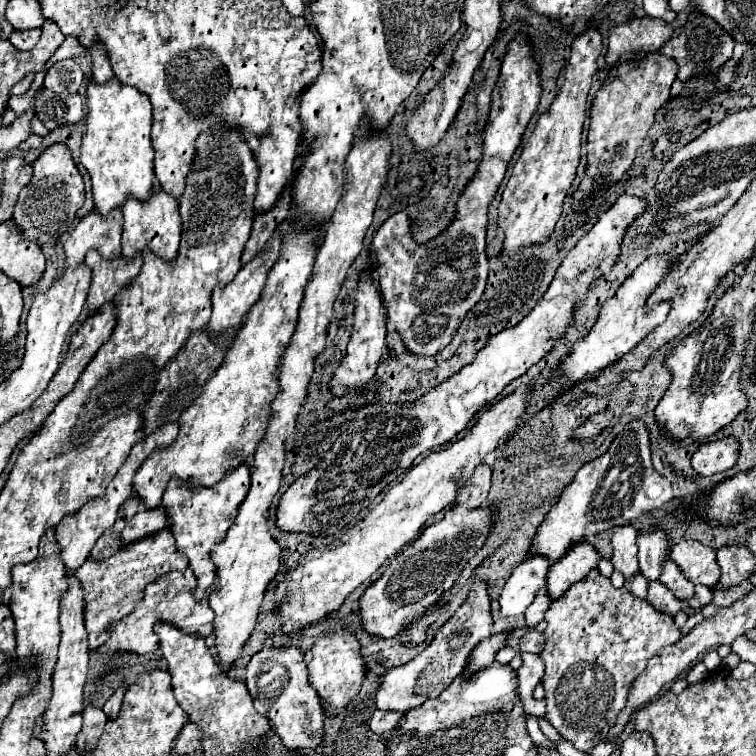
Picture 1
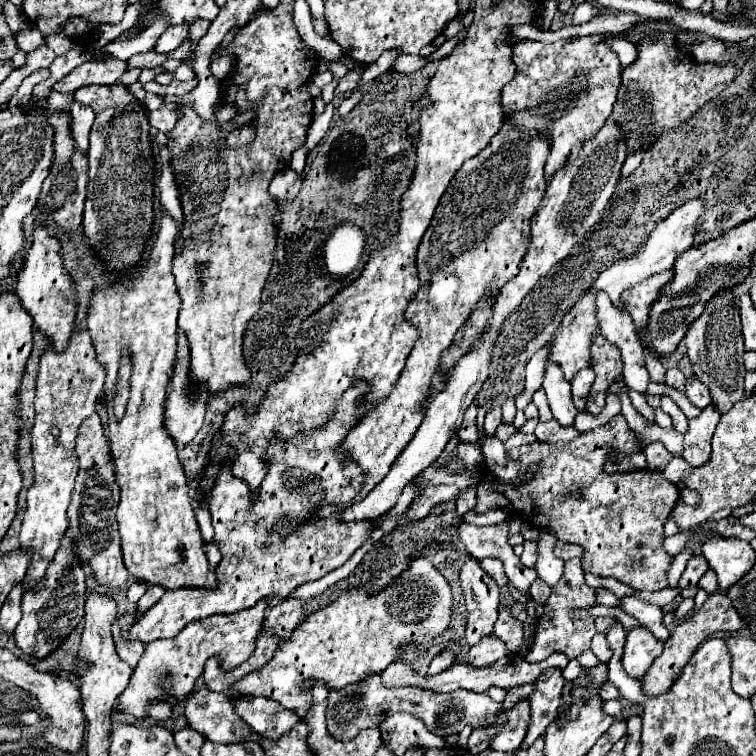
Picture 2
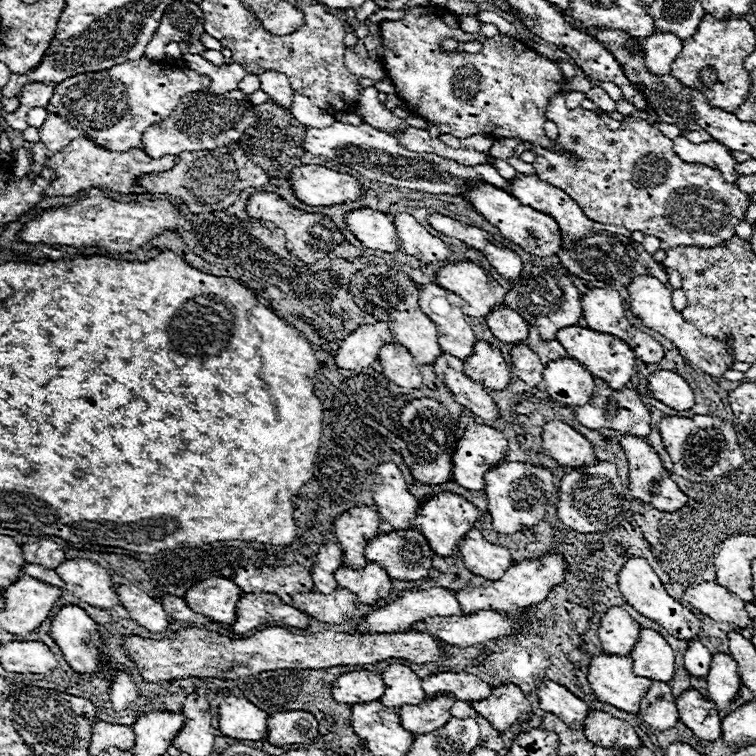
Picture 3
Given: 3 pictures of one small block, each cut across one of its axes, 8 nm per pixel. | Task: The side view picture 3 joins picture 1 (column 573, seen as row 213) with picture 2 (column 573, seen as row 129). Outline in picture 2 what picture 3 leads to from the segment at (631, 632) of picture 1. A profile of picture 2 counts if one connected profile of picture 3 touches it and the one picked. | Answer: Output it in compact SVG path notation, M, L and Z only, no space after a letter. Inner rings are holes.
M572 558L564 564L564 574L562 574L562 584L564 586L578 586L582 584L584 578L584 570L582 570L582 562L578 558ZM552 588L552 594L546 602L546 614L538 620L538 630L534 636L534 644L526 654L528 662L538 662L548 658L552 652L564 652L568 658L576 658L580 652L590 648L590 640L596 634L594 618L578 620L570 616L572 608L590 608L594 606L594 588Z

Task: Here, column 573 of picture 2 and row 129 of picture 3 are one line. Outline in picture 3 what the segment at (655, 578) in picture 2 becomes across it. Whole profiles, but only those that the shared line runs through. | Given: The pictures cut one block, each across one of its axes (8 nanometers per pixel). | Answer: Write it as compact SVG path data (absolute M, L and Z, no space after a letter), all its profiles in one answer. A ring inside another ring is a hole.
M418 6L406 12L402 20L388 20L380 24L384 56L380 64L394 84L398 98L406 104L404 108L412 114L420 114L426 120L438 124L442 134L452 134L456 138L470 138L474 134L486 134L492 138L522 138L542 148L554 148L554 142L544 134L546 106L550 94L558 92L556 82L564 78L562 70L548 58L536 54L526 44L516 38L498 34L486 38L482 34L466 34L458 26L458 18L442 6ZM442 38L456 38L462 42L482 42L482 50L476 54L468 52L444 52L440 48Z

